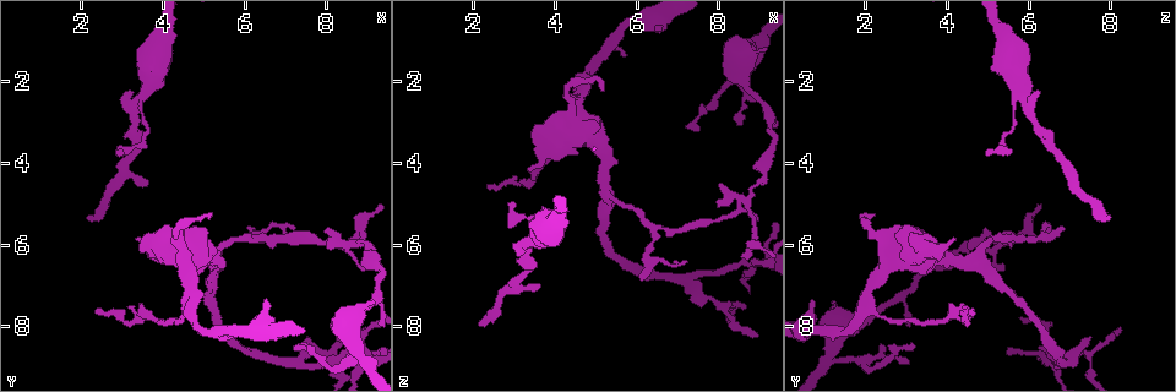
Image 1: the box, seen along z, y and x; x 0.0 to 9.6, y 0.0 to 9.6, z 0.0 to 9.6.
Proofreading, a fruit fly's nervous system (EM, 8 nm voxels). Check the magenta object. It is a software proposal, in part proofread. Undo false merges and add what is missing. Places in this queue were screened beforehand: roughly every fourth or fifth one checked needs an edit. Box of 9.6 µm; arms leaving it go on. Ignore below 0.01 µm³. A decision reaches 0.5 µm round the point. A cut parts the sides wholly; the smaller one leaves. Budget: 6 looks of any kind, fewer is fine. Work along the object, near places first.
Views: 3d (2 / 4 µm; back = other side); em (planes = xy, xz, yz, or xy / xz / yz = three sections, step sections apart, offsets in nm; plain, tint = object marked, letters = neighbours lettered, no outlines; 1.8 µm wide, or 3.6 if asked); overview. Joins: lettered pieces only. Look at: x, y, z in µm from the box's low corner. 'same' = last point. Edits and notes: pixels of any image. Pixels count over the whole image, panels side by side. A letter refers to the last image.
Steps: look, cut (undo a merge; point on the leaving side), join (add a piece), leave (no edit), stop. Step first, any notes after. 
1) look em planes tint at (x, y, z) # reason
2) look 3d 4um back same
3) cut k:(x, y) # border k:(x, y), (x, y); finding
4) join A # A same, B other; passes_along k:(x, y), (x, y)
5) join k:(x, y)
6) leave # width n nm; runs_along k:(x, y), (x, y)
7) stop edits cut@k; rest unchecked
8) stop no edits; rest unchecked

look em planes letters at (2.25, 5.25, 8.05) # an open end

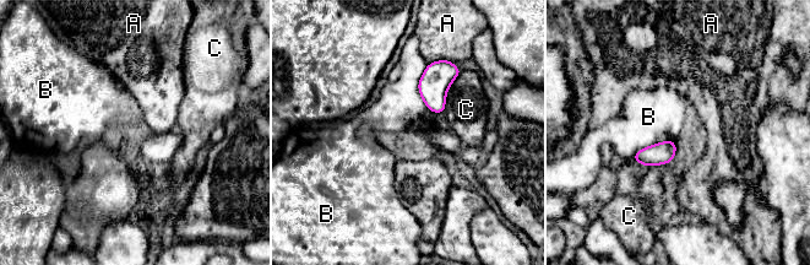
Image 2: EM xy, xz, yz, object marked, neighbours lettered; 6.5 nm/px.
leave # longest_contact B 340 nm; A other, B other, C other; none of them fits

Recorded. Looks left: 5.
look em xy step 8 plain at (3.15, 7.90, 4.50) # abrupt turn

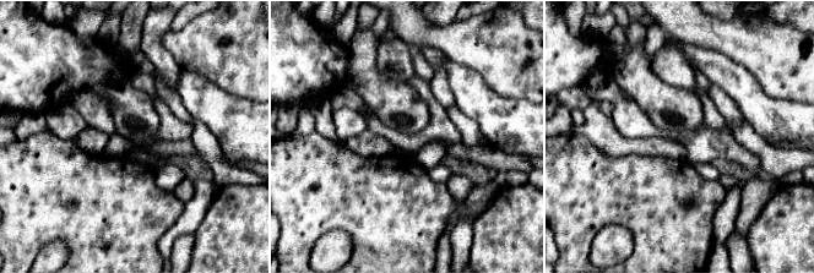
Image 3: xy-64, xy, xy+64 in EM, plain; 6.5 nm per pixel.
look em xy step 8 letters same # see the neighbours

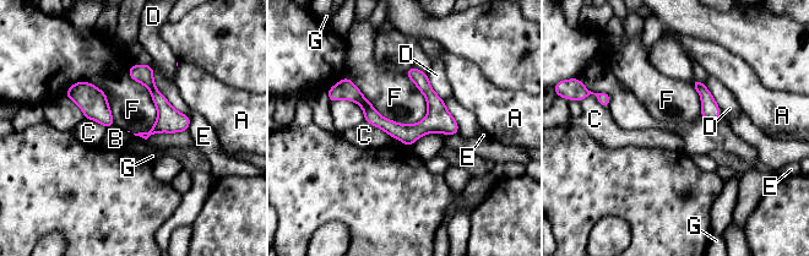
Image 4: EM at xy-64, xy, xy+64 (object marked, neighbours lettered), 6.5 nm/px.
leave # width 60 nm; A other, B other, C other, D other, E other, F other, G other; continuous, no second cell

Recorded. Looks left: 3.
look em planes letters at (8.70, 5.95, 4.95) # thick turns thin

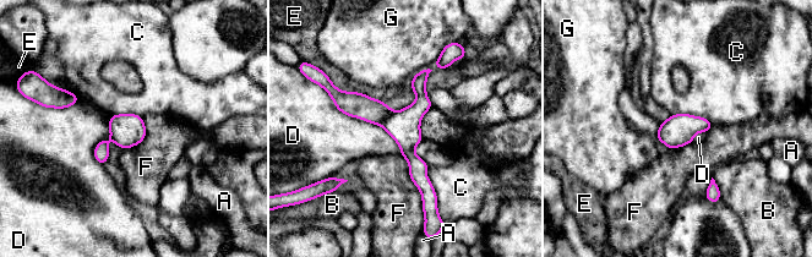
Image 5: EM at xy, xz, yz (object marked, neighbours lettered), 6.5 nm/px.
cut 5:(403, 126) # longest_contact D 600 nm; A other, B other, C other, D other, E other, F other, G other; a second cell is stuck on

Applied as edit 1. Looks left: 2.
stop edits cut@5; rest unchecked

